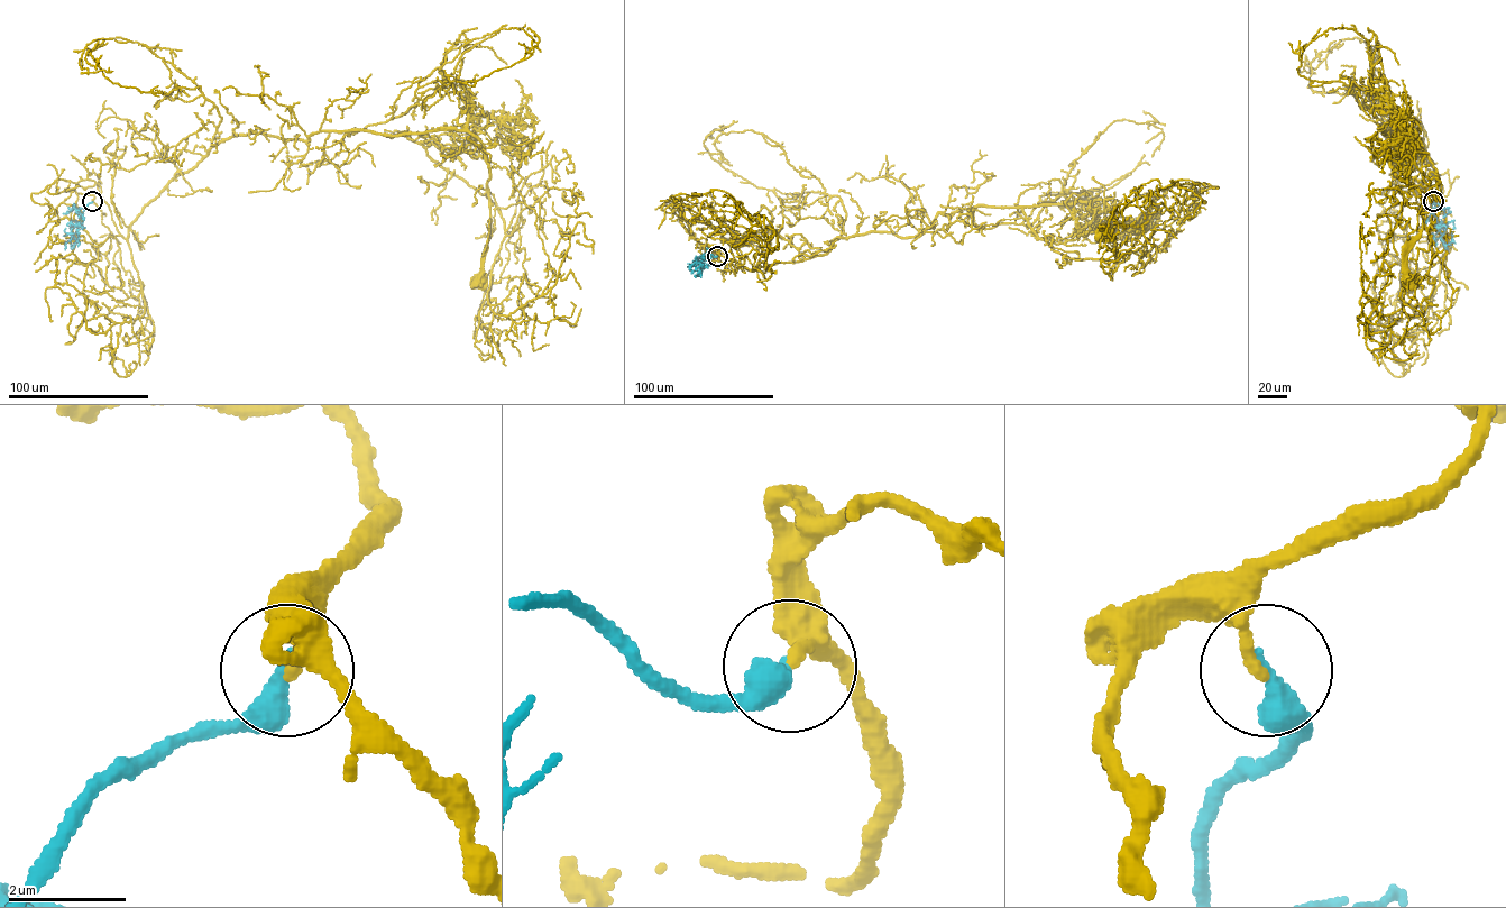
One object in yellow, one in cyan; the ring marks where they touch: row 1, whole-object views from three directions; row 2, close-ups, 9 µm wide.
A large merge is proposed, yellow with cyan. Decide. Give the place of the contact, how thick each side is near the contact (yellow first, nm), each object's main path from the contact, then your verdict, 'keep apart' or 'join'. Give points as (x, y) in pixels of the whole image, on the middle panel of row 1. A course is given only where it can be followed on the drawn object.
(717, 256) | 200/380 nm | yellow via (717, 256), (800, 262), (980, 205), (1102, 200), (1116, 245), (1107, 231) | cyan via (717, 256), (707, 254), (701, 263), (695, 266), (699, 267), (700, 274), (695, 275) | keep apart

